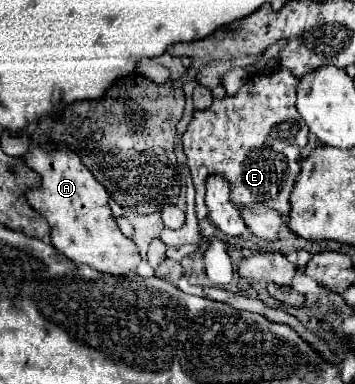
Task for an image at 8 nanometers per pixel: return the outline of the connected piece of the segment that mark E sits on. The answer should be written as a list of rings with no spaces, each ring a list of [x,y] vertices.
[[[290,71],[276,73],[252,73],[248,75],[244,87],[236,95],[226,95],[224,99],[214,99],[204,111],[194,111],[194,117],[182,137],[184,153],[188,157],[188,167],[192,171],[196,187],[196,211],[198,219],[206,217],[204,205],[204,181],[212,173],[222,173],[232,183],[232,203],[236,207],[256,207],[264,205],[280,215],[290,211],[290,193],[294,189],[296,177],[300,173],[300,149],[308,143],[308,125],[296,109],[296,87],[300,79],[292,77]]]

